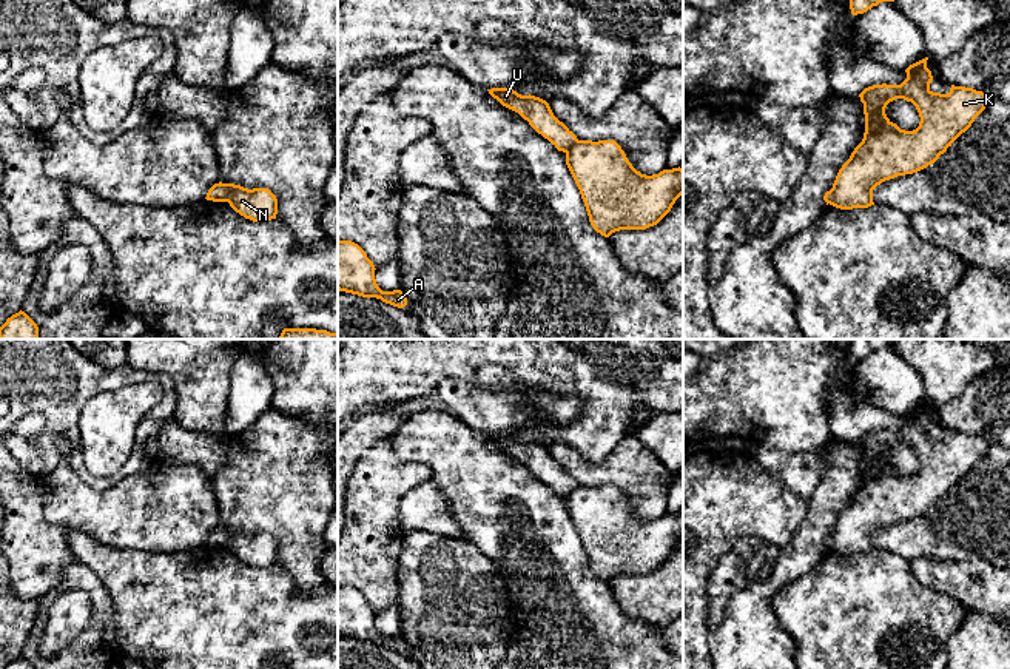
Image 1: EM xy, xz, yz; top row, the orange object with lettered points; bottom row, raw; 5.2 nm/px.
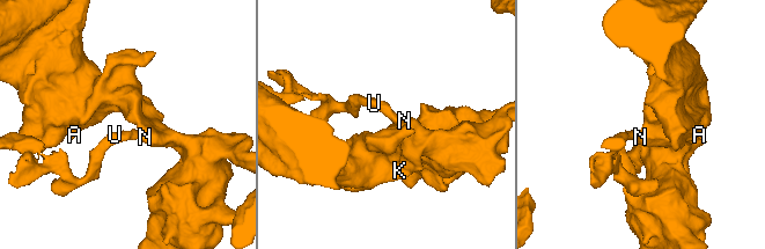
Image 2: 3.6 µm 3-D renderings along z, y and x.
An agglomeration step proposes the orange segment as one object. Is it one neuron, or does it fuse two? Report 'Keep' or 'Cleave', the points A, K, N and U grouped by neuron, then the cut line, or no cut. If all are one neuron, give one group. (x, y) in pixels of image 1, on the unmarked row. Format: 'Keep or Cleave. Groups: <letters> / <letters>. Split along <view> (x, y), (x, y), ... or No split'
Cleave. Groups: A K N / U. Split along xy (224, 529), (228, 546)

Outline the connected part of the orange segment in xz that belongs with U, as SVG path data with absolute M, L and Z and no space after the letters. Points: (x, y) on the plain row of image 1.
M492 433L489 439L503 452L518 458L529 470L547 484L558 496L566 498L578 487L577 481L560 467L549 449L535 441L521 441L512 433Z

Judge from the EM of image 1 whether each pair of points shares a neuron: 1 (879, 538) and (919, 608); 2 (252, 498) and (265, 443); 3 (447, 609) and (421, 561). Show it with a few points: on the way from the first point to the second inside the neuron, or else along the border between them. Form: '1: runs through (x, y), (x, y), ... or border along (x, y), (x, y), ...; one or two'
1: border along (875, 549), (893, 551), (910, 563); two
2: runs through (265, 484), (267, 457); one
3: runs through (447, 597), (446, 586), (434, 574); one

